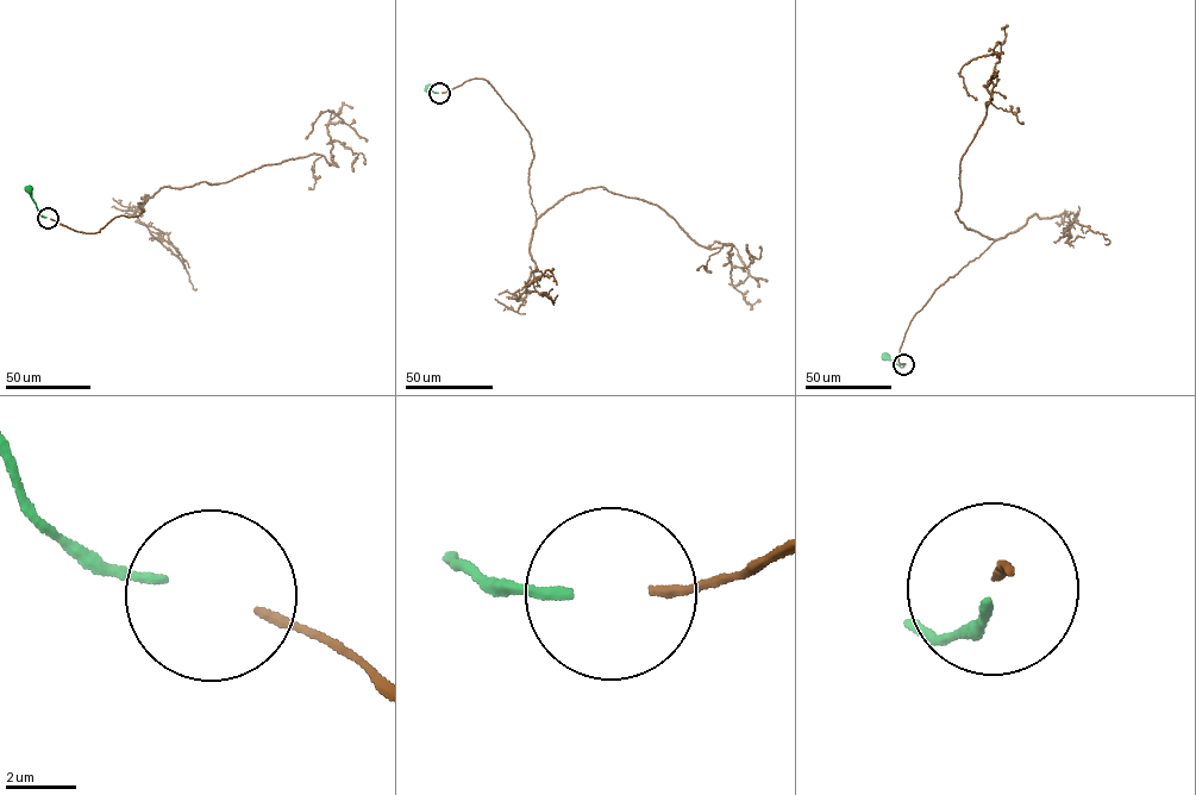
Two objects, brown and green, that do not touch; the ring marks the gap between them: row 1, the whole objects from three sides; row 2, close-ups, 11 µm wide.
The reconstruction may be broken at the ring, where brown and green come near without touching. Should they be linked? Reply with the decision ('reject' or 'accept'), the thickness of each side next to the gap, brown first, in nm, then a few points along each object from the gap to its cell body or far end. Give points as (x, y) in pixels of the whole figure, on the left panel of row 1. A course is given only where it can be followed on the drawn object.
accept; 260 nm thick on the brown side, 260 nm on the other; brown runs (50, 218), (95, 233), (164, 187), (312, 154), (338, 167), (337, 114), (320, 113), (305, 138); green runs (47, 218), (39, 213), (29, 188)

